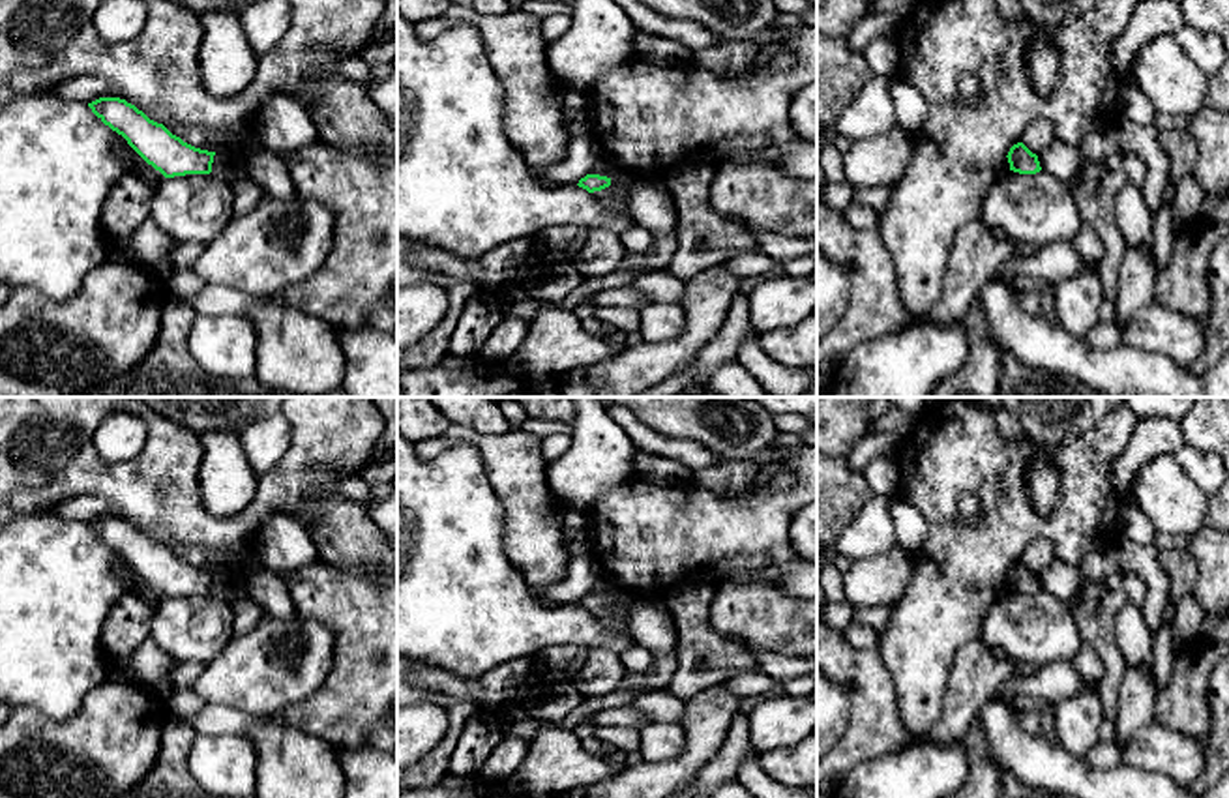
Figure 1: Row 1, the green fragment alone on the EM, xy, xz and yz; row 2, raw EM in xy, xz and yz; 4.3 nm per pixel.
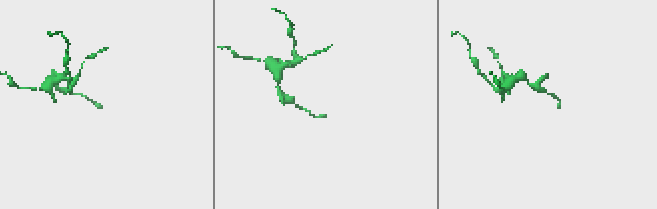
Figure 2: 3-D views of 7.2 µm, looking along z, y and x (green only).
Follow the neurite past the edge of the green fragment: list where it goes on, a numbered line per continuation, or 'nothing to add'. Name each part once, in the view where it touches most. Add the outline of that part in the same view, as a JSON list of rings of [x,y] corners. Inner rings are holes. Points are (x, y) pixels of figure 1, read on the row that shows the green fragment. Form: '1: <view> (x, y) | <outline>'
nothing to add

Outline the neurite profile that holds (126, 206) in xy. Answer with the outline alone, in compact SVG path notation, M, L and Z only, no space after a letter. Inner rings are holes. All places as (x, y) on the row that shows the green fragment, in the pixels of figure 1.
M133 174L112 185L99 215L99 227L107 238L127 240L150 217L155 187L152 180Z

